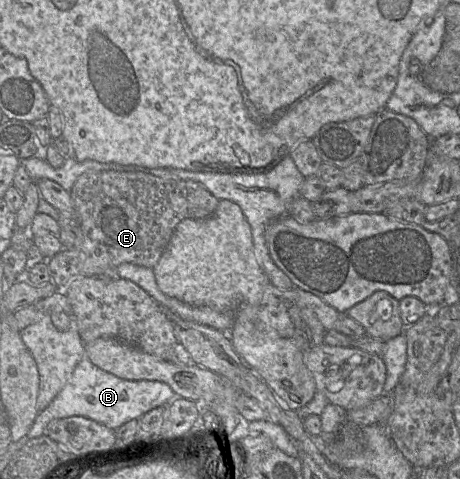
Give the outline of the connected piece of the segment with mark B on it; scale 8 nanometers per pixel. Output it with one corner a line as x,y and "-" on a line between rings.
85,356
76,365
70,379
53,401
37,414
27,438
45,434
46,427
52,420
70,416
87,417
116,430
127,421
172,402
176,397
170,386
164,382
122,379
100,369

